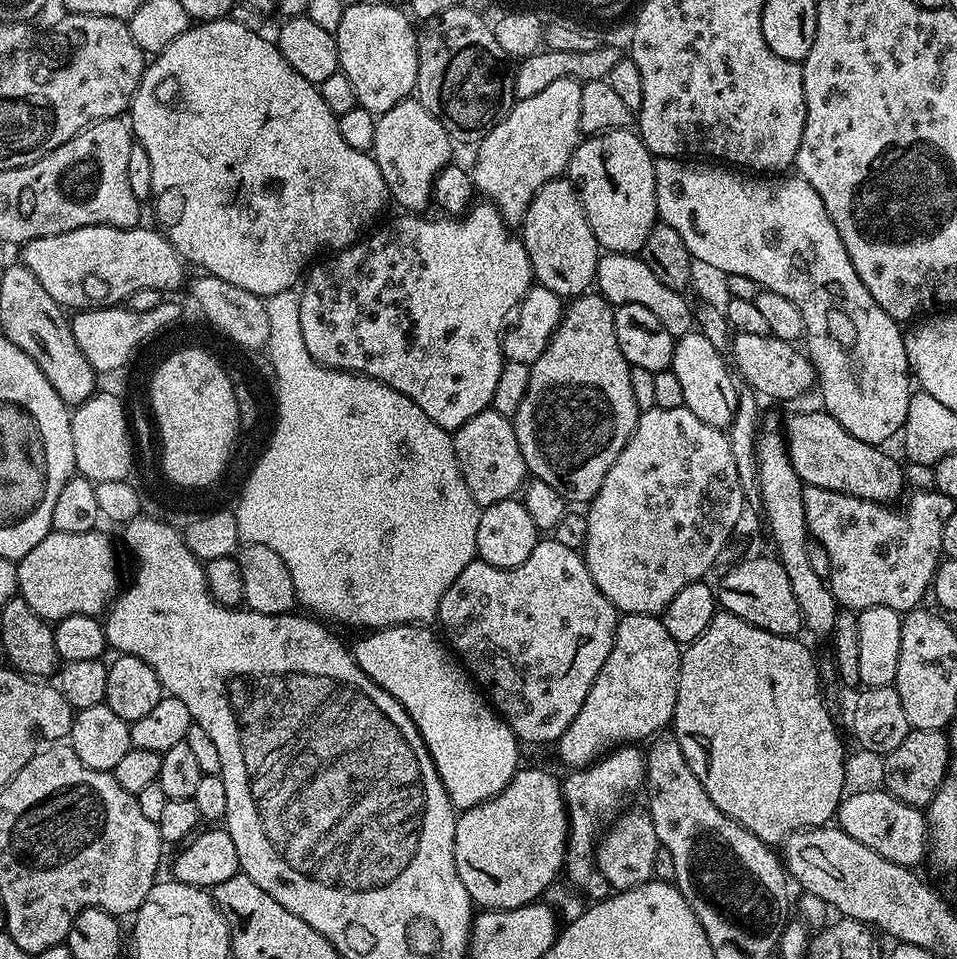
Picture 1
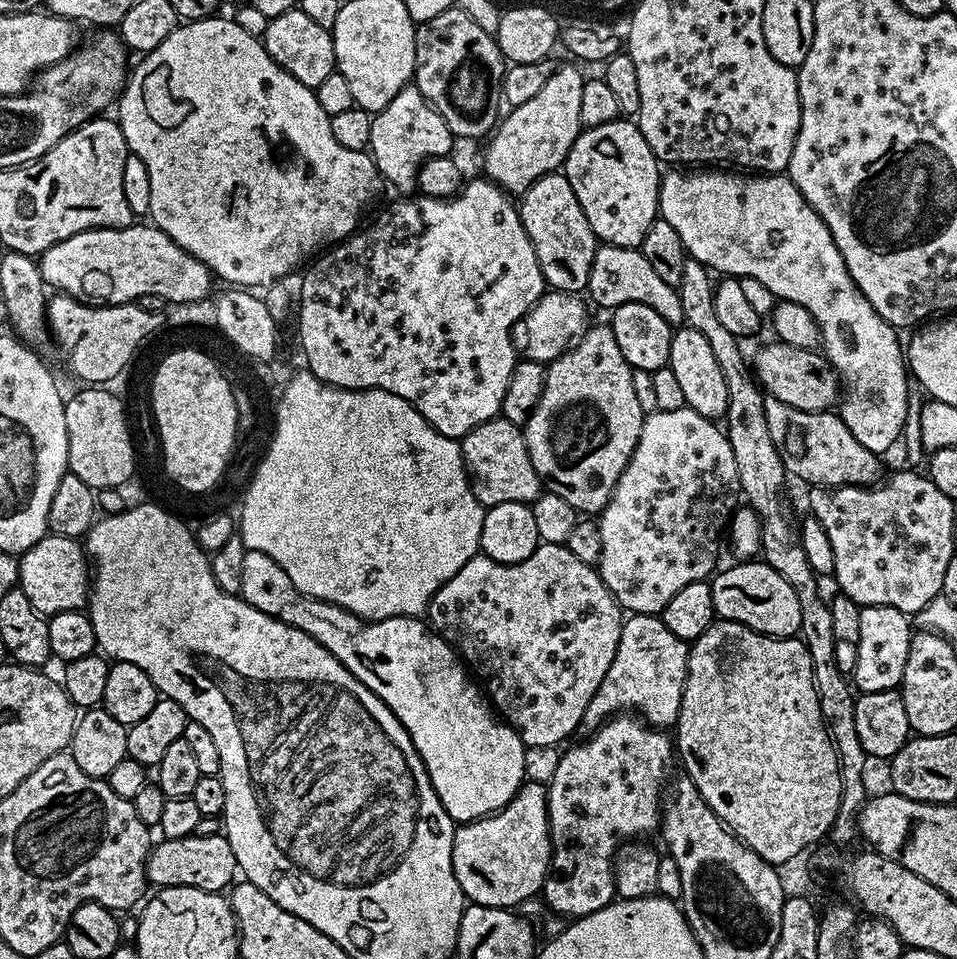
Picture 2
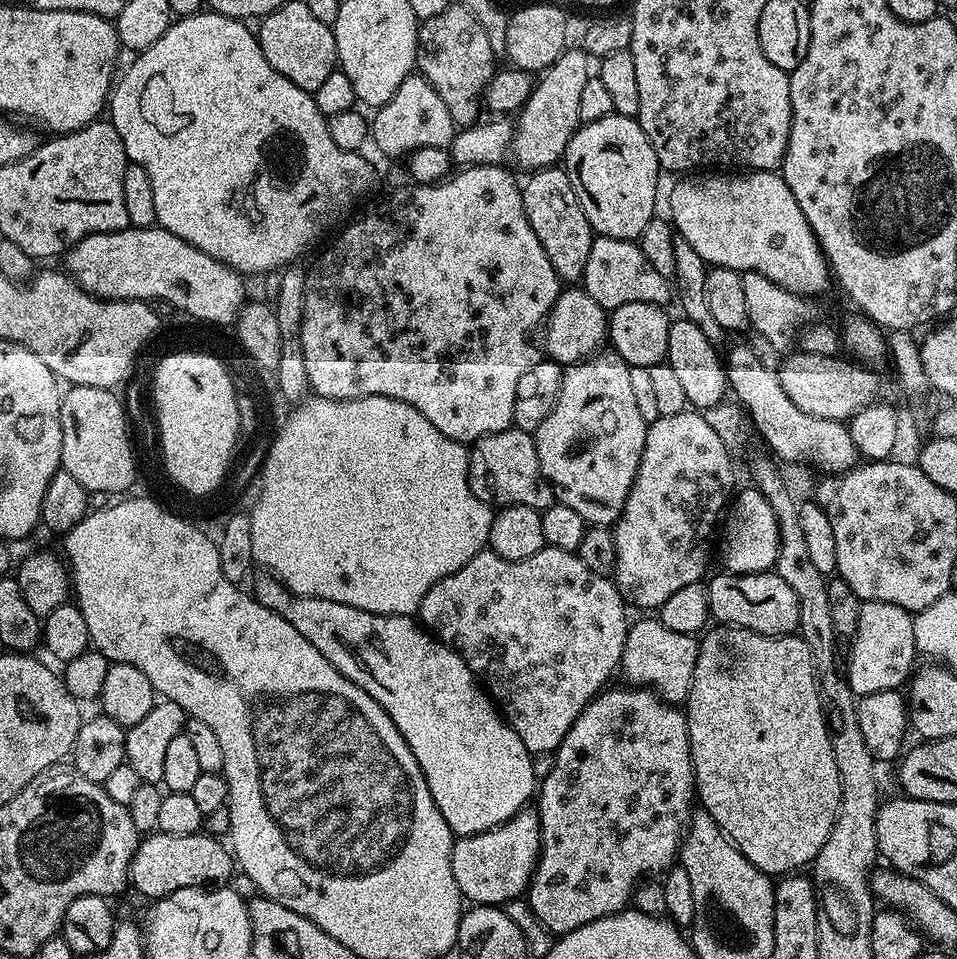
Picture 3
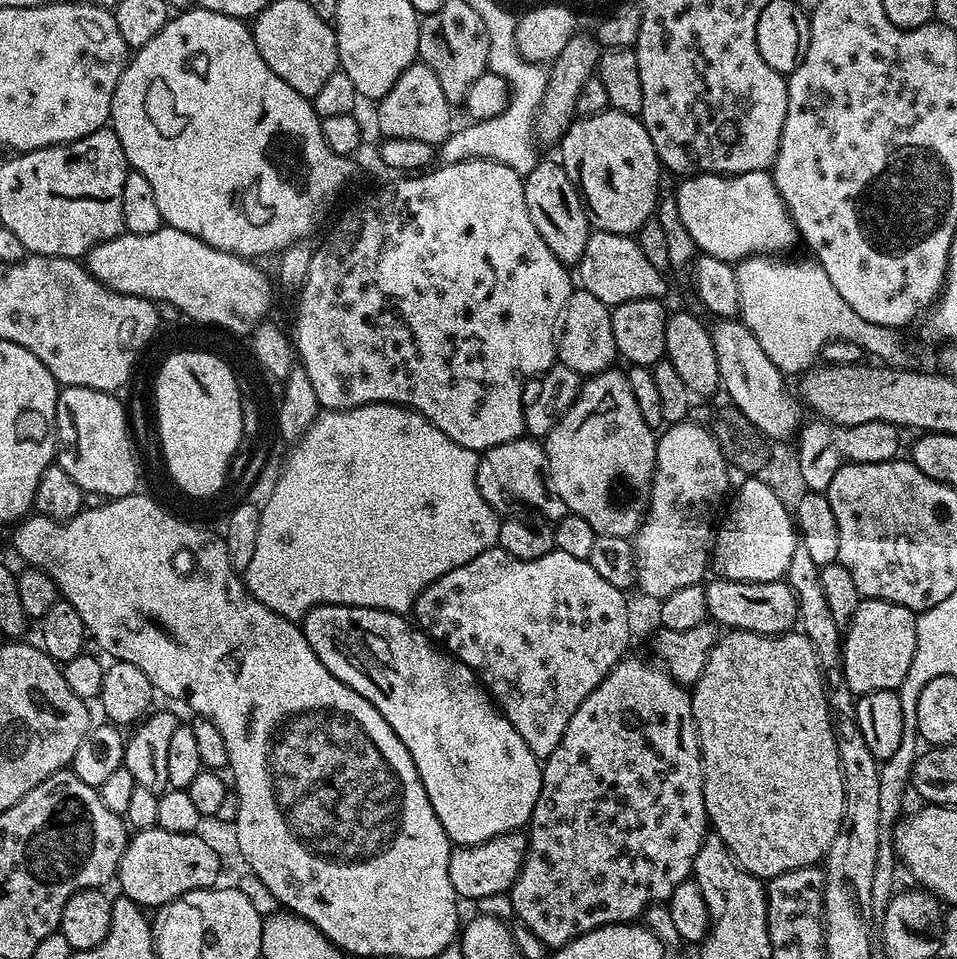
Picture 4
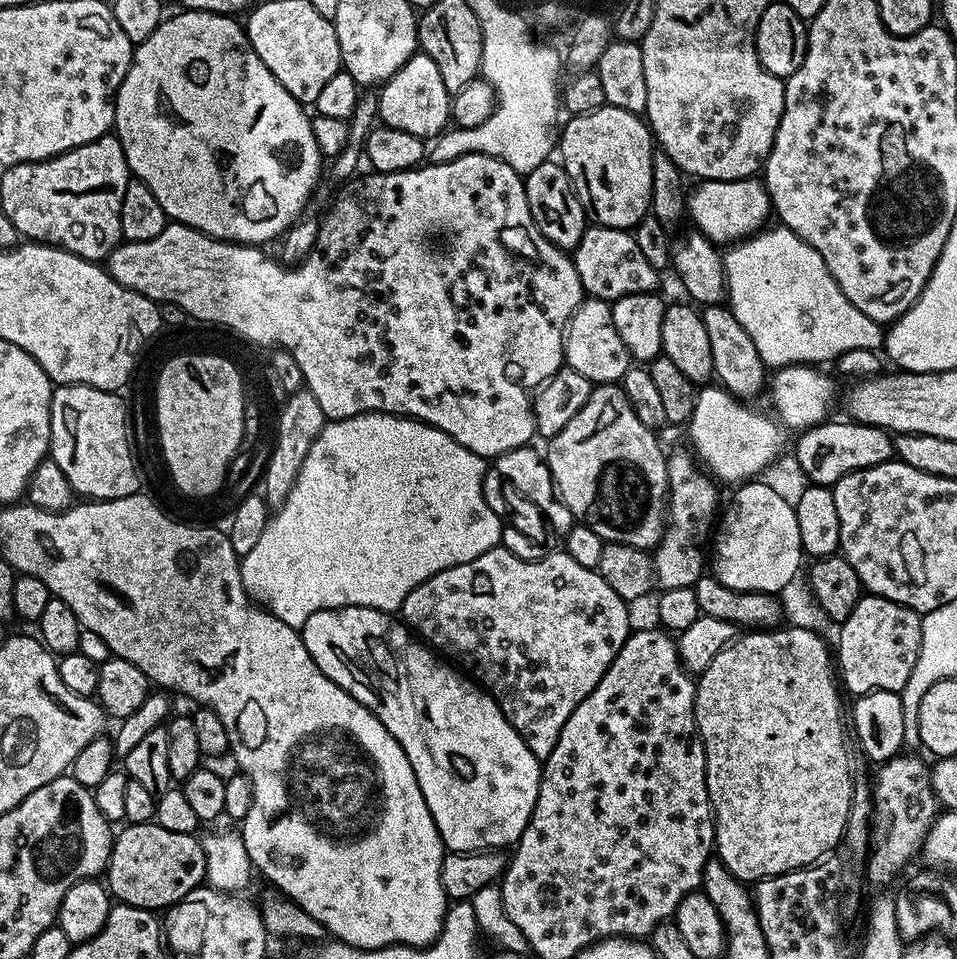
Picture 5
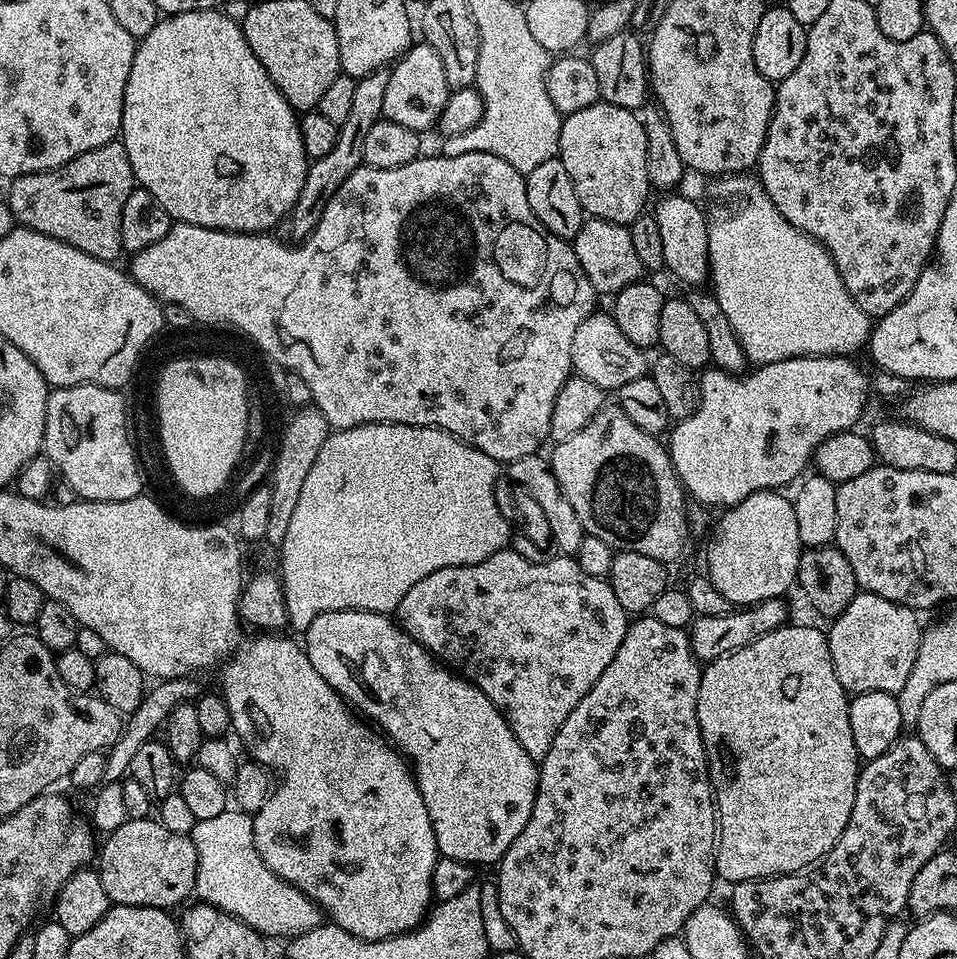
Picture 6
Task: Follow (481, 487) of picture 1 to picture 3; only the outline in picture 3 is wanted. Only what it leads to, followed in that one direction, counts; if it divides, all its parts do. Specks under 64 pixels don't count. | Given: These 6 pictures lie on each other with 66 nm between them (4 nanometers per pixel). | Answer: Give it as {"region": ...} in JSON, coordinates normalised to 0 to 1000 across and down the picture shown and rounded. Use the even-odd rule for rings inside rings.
{"region":[[[533,445],[520,453],[505,455],[499,460],[501,467],[502,480],[506,483],[511,498],[514,499],[514,509],[518,512],[519,519],[524,521],[524,527],[544,526],[545,528],[567,532],[579,525],[578,514],[574,512],[566,499],[560,457],[557,452]]]}

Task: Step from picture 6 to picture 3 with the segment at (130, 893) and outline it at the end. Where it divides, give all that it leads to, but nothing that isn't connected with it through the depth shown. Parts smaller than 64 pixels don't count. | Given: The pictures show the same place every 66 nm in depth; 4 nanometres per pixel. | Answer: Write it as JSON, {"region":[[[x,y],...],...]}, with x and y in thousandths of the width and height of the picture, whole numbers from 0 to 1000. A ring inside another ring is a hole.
{"region":[[[169,867],[152,871],[142,884],[136,906],[136,922],[150,934],[166,936],[191,926],[234,924],[245,909],[245,894],[237,879],[229,880],[222,872],[179,872]]]}

